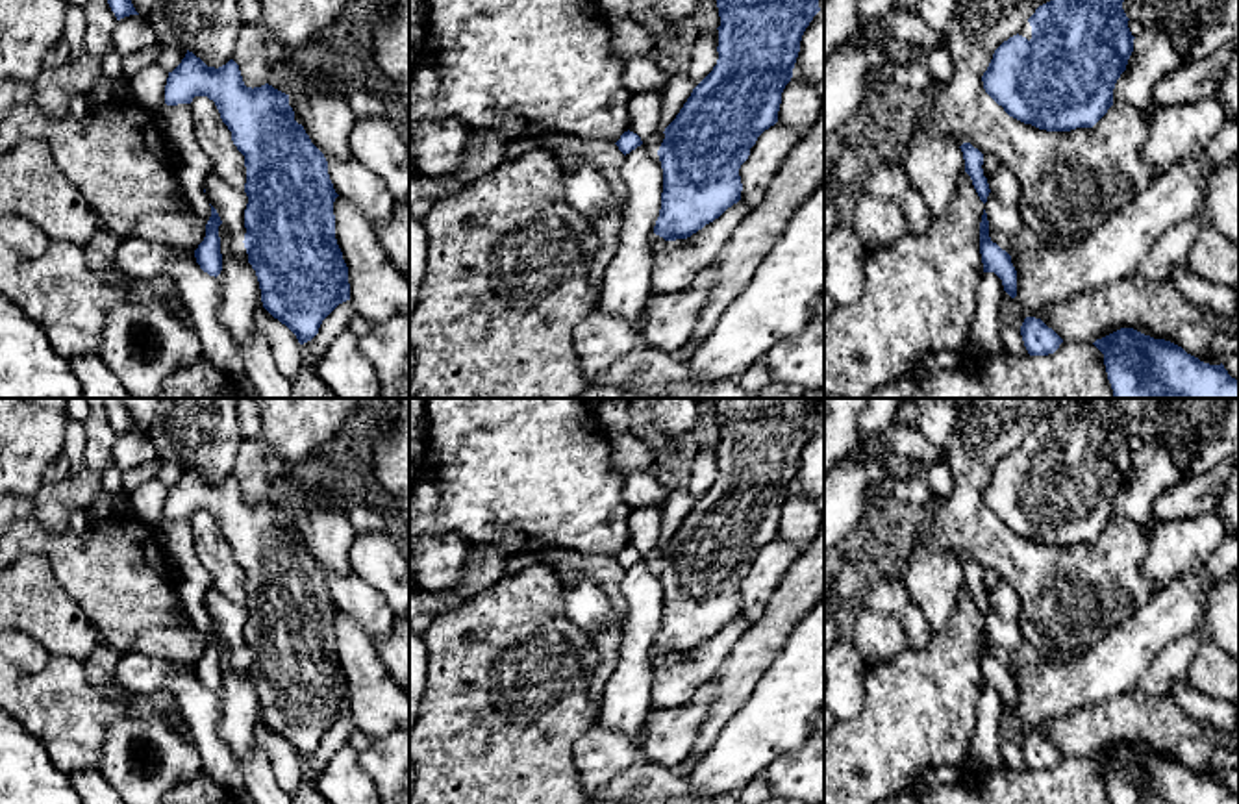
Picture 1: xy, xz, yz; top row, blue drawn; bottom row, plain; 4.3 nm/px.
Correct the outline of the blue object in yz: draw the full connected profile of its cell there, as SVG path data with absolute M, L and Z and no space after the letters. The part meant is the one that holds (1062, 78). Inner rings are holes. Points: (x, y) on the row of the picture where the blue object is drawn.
M1050 0L1004 41L982 76L1004 111L1039 130L1093 128L1113 106L1113 89L1133 52L1124 0Z

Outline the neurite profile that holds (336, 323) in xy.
M350 300L339 304L320 324L319 333L300 345L302 361L307 369L313 369L320 354L328 348L328 345L346 332L348 322L356 315L356 308Z

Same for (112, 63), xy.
M115 48L109 50L102 59L102 72L109 80L128 80L124 74L124 56L119 54Z

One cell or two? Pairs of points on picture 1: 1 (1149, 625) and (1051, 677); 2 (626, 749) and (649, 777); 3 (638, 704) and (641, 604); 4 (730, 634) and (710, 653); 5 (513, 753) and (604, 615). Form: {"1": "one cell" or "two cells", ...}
{"1": "one cell", "2": "two cells", "3": "one cell", "4": "one cell", "5": "two cells"}

